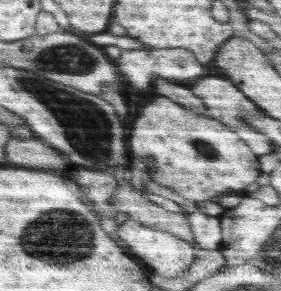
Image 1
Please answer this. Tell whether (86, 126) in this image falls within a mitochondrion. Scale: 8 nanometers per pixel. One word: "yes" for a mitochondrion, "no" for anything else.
yes

